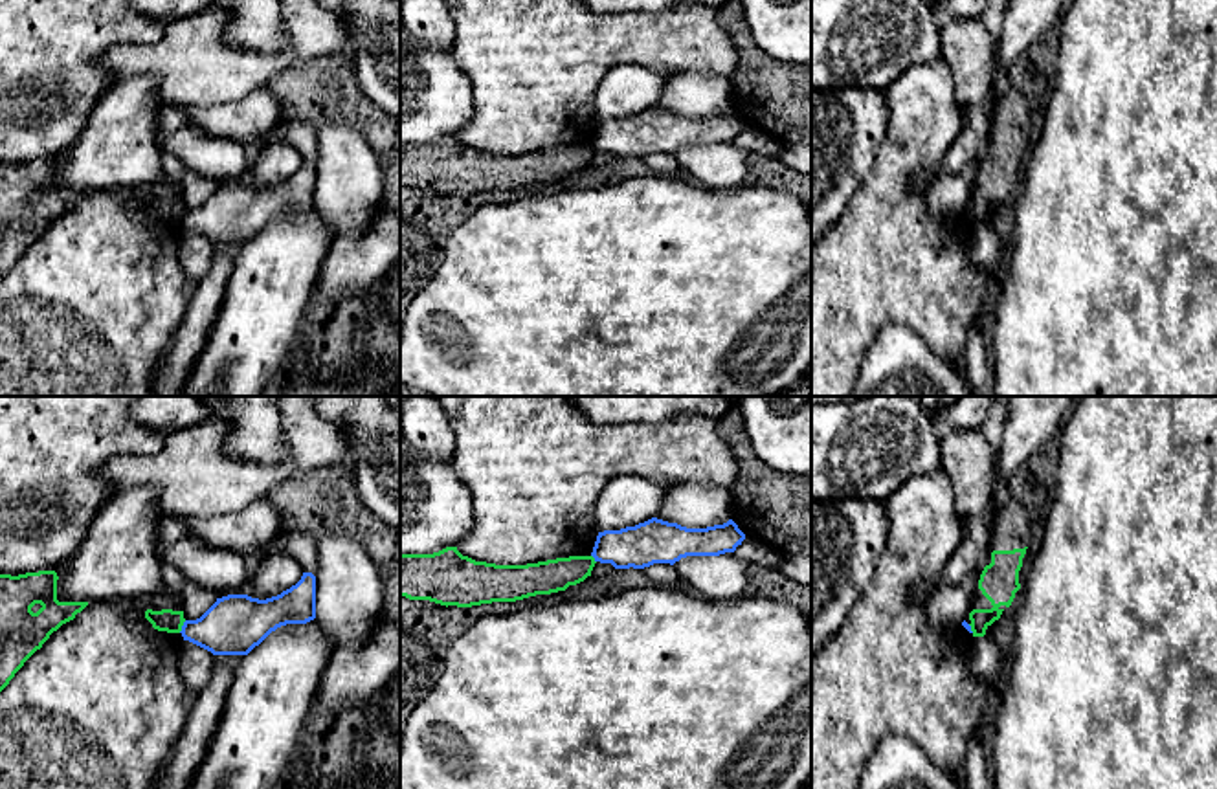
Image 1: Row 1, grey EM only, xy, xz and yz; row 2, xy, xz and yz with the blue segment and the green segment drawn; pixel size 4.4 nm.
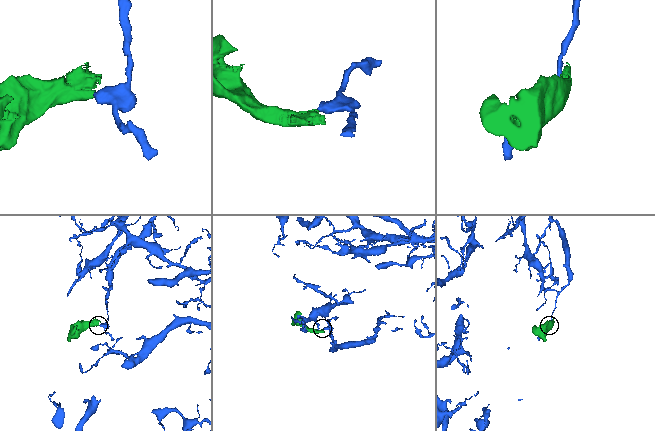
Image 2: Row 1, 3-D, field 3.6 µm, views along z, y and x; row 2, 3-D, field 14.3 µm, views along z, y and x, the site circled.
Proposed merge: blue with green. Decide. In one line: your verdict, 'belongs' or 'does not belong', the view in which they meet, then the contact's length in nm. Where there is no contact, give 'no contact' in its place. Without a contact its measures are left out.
does not belong | xy | 70 nm

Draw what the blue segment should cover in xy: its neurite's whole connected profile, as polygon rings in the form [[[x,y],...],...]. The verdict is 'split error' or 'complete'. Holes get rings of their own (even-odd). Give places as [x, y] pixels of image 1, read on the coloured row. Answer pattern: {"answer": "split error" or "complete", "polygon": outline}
{"answer": "complete", "polygon": [[[303,572],[296,585],[266,600],[248,595],[217,598],[200,618],[185,620],[180,633],[213,655],[248,655],[277,628],[314,618],[316,576]]]}

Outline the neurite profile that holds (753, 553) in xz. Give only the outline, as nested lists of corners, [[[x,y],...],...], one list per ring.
[[[749,538],[736,547],[734,556],[749,567],[773,571],[778,571],[784,561],[784,554],[780,550]]]

